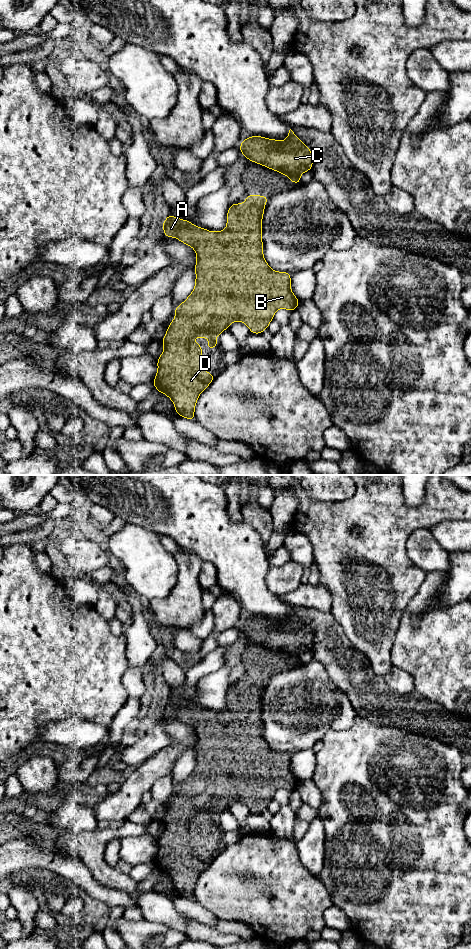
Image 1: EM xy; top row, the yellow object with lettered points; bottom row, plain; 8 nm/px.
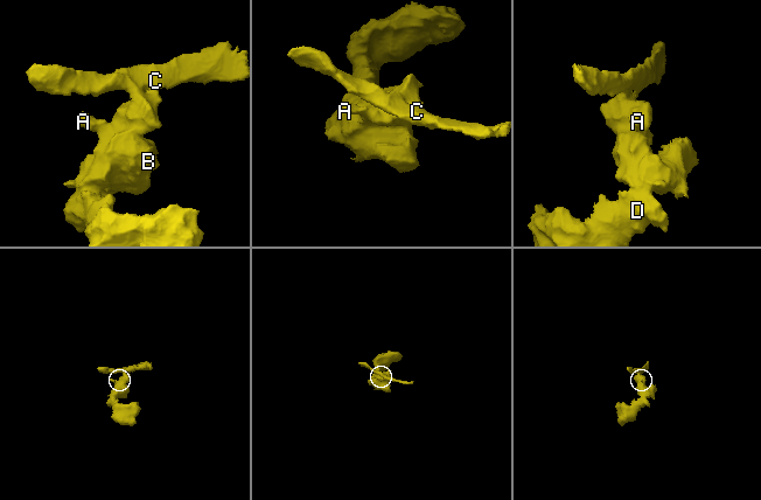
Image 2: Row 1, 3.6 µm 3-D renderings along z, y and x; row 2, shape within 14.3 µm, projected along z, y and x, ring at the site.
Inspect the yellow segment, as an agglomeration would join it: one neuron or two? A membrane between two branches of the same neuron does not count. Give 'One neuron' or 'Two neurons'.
One neuron

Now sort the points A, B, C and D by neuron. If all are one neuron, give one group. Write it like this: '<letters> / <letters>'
A B C D

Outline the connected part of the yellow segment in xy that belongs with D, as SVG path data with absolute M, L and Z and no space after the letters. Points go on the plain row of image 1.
M249 674L244 684L231 684L227 692L227 707L223 711L210 712L194 706L189 700L181 700L172 695L162 703L164 717L176 717L179 721L195 729L197 742L195 745L196 761L194 771L178 787L174 789L176 797L170 802L166 815L162 818L164 831L157 839L158 852L153 861L157 871L166 874L174 883L177 895L195 900L194 889L201 872L216 857L201 848L201 826L191 821L191 817L207 817L210 821L207 828L212 830L219 822L214 818L223 810L229 809L233 801L245 803L253 814L261 814L268 809L275 792L284 788L289 791L297 789L300 781L290 768L291 754L273 751L263 737L262 697L269 676Z

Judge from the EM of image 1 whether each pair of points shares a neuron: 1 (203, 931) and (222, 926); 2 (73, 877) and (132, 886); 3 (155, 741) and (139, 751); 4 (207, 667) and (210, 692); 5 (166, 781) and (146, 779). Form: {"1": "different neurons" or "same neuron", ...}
{"1": "different neurons", "2": "different neurons", "3": "same neuron", "4": "different neurons", "5": "different neurons"}

